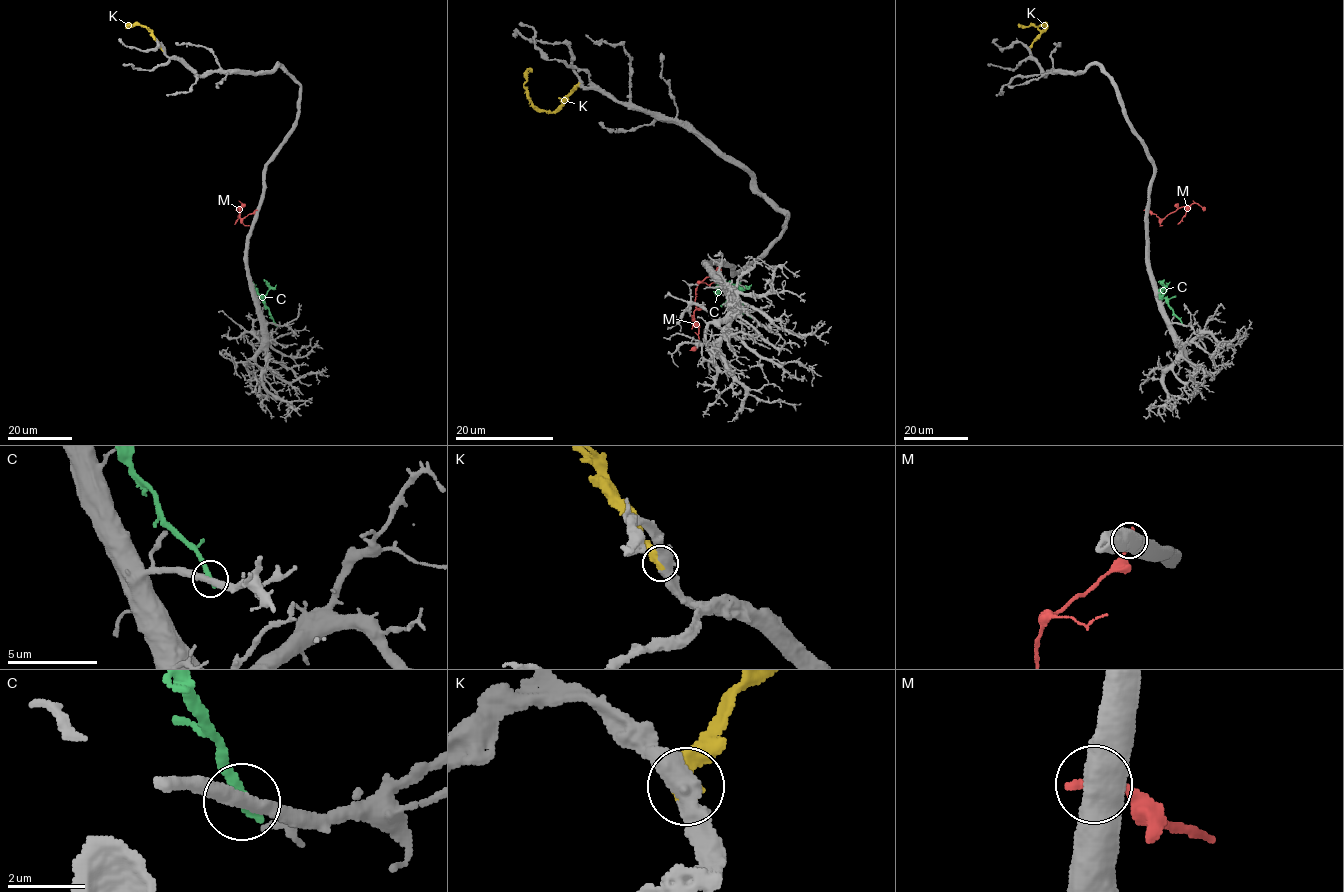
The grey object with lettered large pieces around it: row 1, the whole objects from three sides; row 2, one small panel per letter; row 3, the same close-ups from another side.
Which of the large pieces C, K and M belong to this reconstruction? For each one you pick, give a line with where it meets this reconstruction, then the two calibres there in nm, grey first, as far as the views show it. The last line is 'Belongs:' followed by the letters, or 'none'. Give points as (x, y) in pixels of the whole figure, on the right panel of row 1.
K: contact (1029, 49); calibres 550 and 480 nm
Belongs: K

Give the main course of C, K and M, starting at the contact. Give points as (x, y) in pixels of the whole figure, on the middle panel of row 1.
C: (749, 316), (728, 288), (739, 290), (736, 279)
K: (579, 84), (555, 111), (539, 110), (524, 86), (525, 76), (532, 68)
M: (721, 262), (697, 286), (692, 317), (697, 326), (698, 346), (689, 350)

